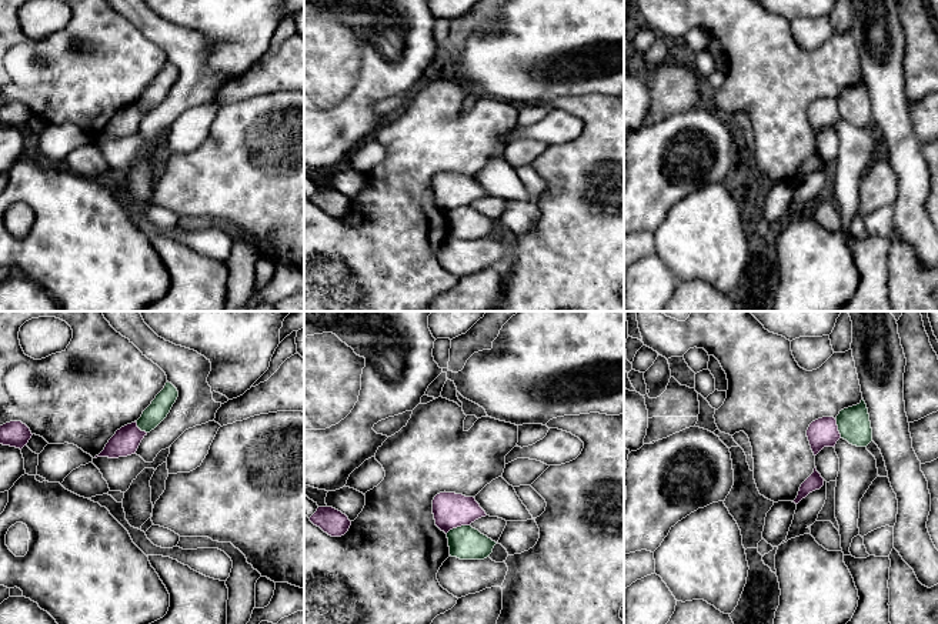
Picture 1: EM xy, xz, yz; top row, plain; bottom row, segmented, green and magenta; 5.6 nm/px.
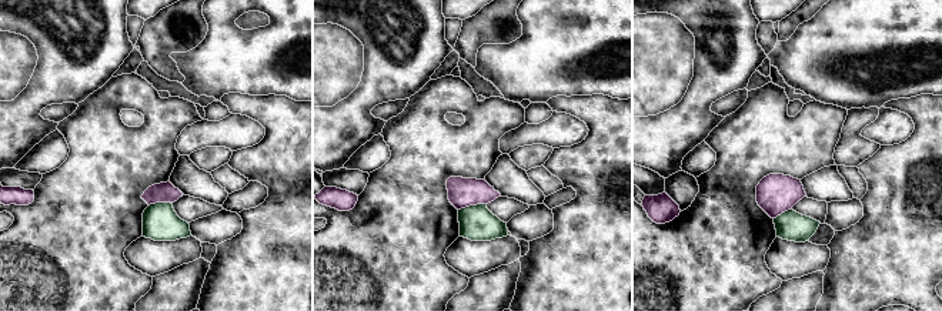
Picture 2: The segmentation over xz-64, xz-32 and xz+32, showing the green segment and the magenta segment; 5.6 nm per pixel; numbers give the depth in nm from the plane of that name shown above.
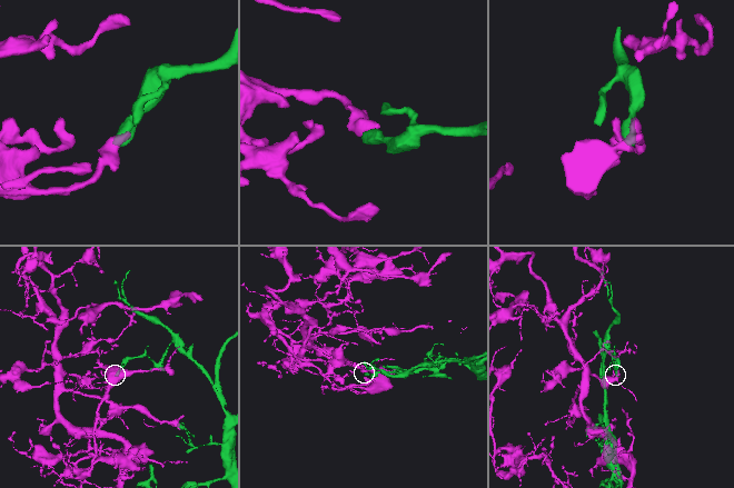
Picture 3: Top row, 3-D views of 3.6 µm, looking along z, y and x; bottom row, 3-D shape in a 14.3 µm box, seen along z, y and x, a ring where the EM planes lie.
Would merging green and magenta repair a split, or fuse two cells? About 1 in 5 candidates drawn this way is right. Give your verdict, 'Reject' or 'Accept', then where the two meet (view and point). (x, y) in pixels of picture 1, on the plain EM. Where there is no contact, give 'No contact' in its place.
Reject. Touches green at xz (457, 207)

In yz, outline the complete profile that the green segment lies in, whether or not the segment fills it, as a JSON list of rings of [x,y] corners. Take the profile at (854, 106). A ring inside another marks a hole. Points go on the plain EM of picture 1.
[[[864,79],[859,84],[841,90],[835,100],[841,119],[849,124],[867,127],[872,121],[872,109]]]

